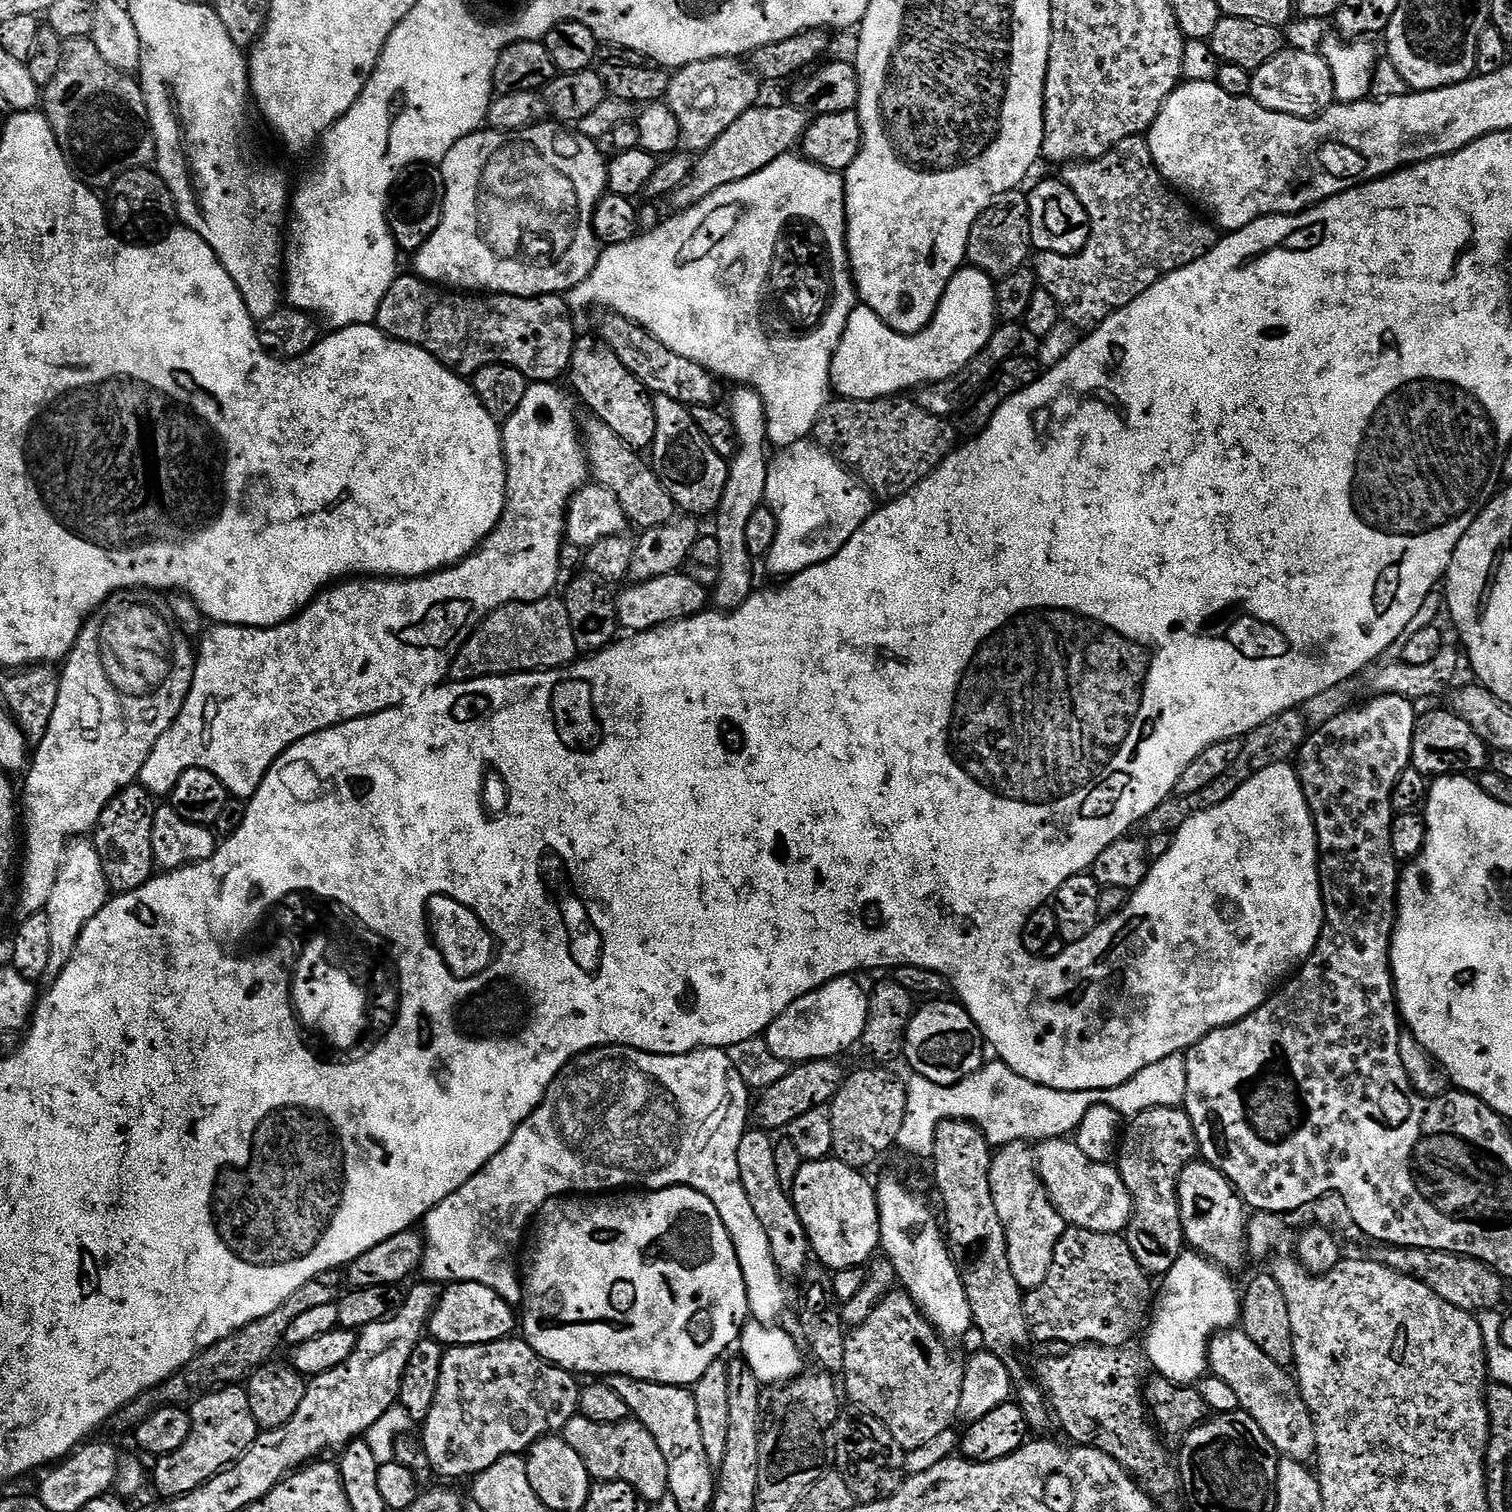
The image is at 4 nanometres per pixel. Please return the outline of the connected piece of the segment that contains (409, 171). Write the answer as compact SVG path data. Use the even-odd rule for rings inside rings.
M411 164L397 172L392 189L388 191L388 229L396 240L397 249L414 254L438 230L444 213L444 179L439 167L430 164Z

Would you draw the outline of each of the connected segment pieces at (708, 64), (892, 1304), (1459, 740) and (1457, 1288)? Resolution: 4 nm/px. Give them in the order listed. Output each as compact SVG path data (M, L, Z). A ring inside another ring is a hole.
M734 56L710 58L679 69L671 77L666 103L680 123L680 144L692 154L705 152L746 110L757 107L760 84L761 77L743 59Z
M893 1290L885 1296L884 1301L874 1310L874 1314L870 1314L870 1318L866 1318L866 1322L862 1322L857 1328L851 1329L847 1333L844 1342L844 1363L842 1365L842 1377L844 1376L844 1384L842 1380L842 1388L848 1396L856 1404L861 1404L863 1411L869 1416L873 1416L875 1420L880 1420L886 1430L890 1430L890 1434L894 1434L894 1442L898 1442L905 1450L912 1448L924 1448L927 1444L932 1444L952 1423L957 1423L958 1413L960 1410L960 1395L962 1394L962 1382L964 1381L964 1370L961 1361L952 1360L952 1356L947 1352L945 1341L941 1339L935 1328L924 1319L923 1312L917 1308L911 1296L903 1290Z
M1428 712L1417 719L1410 764L1429 778L1449 774L1479 774L1489 767L1490 749L1481 736L1455 712Z
M1376 1246L1370 1252L1371 1259L1398 1274L1413 1276L1422 1281L1434 1294L1438 1294L1450 1306L1477 1313L1499 1309L1504 1300L1504 1284L1500 1273L1483 1264L1480 1260L1471 1260L1468 1256L1455 1256L1453 1252L1431 1252L1425 1248L1398 1248L1395 1246Z

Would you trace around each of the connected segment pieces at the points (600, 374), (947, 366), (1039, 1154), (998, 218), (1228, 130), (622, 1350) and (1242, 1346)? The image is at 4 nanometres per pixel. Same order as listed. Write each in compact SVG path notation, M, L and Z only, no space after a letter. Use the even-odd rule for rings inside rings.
M581 335L577 339L576 345L572 347L571 376L577 394L584 399L591 415L610 426L610 430L614 430L614 434L618 434L618 438L625 440L631 448L651 449L656 433L653 397L647 388L641 386L638 378L634 378L634 374L630 374L630 370L626 370L626 366L618 362L618 354L614 354L614 350L610 350L610 346L606 346L599 335Z
M961 267L954 274L954 278L950 278L934 318L914 336L895 332L889 324L882 322L882 318L873 308L863 302L857 303L846 322L836 353L832 356L832 388L835 395L845 400L879 400L907 393L904 392L907 388L919 389L924 385L939 384L941 380L951 380L968 363L966 356L956 356L956 350L952 350L954 346L950 330L944 338L944 322L950 322L946 328L972 328L960 332L968 334L968 338L976 338L978 330L974 328L980 326L980 338L984 328L984 341L990 342L998 324L986 324L986 320L976 320L976 268Z
M1068 1138L1037 1143L1034 1151L1036 1153L1036 1172L1040 1175L1048 1197L1071 1227L1113 1234L1123 1233L1127 1229L1132 1220L1132 1195L1126 1190L1119 1171L1111 1163L1099 1164L1086 1158L1086 1154L1082 1154L1082 1150L1078 1150L1076 1143Z
M1013 190L997 196L996 200L1002 206L998 210L987 208L978 218L978 222L974 222L974 226L970 230L970 242L966 257L974 258L974 262L978 262L978 268L986 266L986 272L993 278L1007 276L1008 273L1025 267L1034 252L1027 195L1023 191ZM1006 210L1008 210L1008 214L1006 214ZM998 256L1002 256L1002 258L998 258Z
M1207 80L1184 82L1177 86L1168 95L1168 100L1148 129L1146 139L1152 161L1156 163L1156 168L1165 181L1181 193L1189 192L1209 212L1207 215L1211 223L1217 229L1230 233L1254 222L1259 216L1291 216L1294 212L1302 212L1340 193L1340 184L1336 184L1330 176L1324 174L1322 152L1326 140L1322 140L1314 148L1314 152L1304 158L1302 182L1296 188L1296 160L1290 152L1296 148L1294 144L1298 140L1294 138L1294 134L1296 130L1300 130L1300 126L1302 122L1298 122L1297 116L1267 112L1257 100L1248 96L1231 96L1216 83Z
M658 1188L652 1190L652 1198L648 1198L644 1206L648 1208L644 1210L644 1214L608 1214L606 1194L597 1195L595 1198L588 1194L569 1194L550 1198L540 1207L534 1217L534 1227L526 1244L528 1269L525 1267L522 1272L524 1289L522 1336L543 1360L573 1374L585 1372L588 1378L629 1376L635 1380L649 1380L655 1384L694 1386L698 1378L706 1374L709 1366L715 1360L721 1359L725 1355L723 1352L731 1344L733 1347L739 1341L740 1332L745 1324L749 1323L746 1282L730 1234L722 1218L718 1218L718 1210L714 1210L714 1202L710 1202L710 1198L706 1198L701 1192L696 1192L692 1188ZM578 1270L580 1274L582 1270L594 1270L594 1272L592 1276L574 1276L578 1274Z
M1225 1330L1212 1337L1212 1342L1208 1346L1208 1367L1211 1375L1222 1378L1233 1388L1234 1394L1238 1394L1238 1402L1241 1409L1248 1413L1258 1426L1262 1426L1262 1434L1270 1438L1270 1442L1275 1446L1277 1453L1281 1457L1289 1460L1308 1462L1316 1455L1316 1427L1312 1421L1312 1415L1308 1413L1306 1402L1300 1393L1300 1386L1290 1375L1289 1369L1279 1368L1250 1338L1246 1338L1243 1330Z

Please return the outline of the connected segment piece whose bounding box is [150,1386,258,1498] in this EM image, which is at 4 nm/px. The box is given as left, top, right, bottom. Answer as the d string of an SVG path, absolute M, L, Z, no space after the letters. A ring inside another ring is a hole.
M221 1386L215 1390L208 1390L203 1394L197 1395L191 1401L190 1415L192 1417L192 1425L190 1426L186 1442L182 1442L182 1446L178 1446L178 1450L159 1457L155 1461L156 1469L153 1472L151 1469L151 1483L152 1480L156 1483L157 1490L162 1494L161 1497L171 1498L186 1494L190 1490L198 1490L198 1486L202 1486L210 1478L214 1478L220 1472L223 1472L225 1468L229 1468L230 1465L236 1463L256 1441L258 1425L254 1414L250 1410L250 1398L243 1387Z

